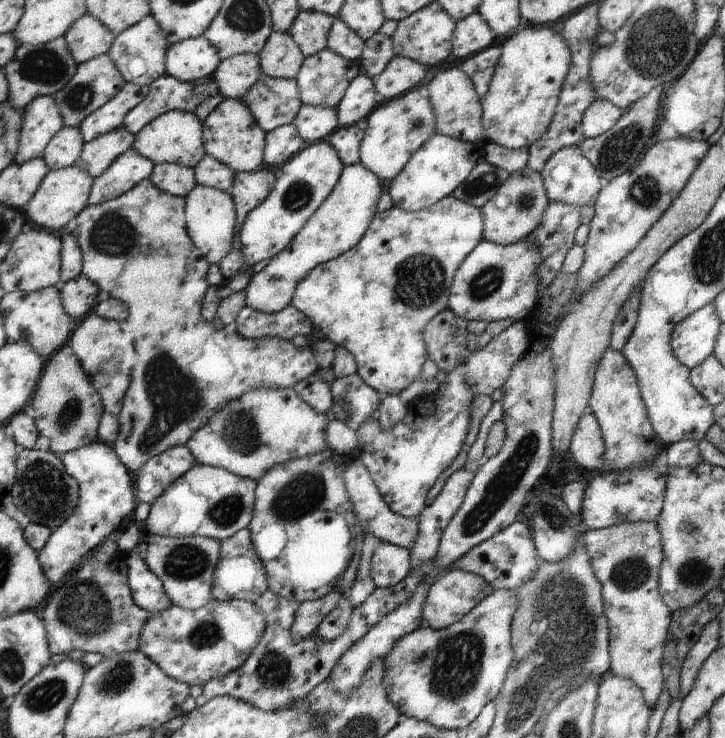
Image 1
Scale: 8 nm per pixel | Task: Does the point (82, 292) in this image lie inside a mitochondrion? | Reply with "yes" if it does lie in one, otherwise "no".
no

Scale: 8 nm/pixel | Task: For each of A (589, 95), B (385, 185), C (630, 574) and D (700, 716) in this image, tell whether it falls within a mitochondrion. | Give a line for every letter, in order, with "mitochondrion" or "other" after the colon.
A: other
B: other
C: mitochondrion
D: other

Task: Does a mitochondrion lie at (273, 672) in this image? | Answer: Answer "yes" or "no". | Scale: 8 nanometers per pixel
yes

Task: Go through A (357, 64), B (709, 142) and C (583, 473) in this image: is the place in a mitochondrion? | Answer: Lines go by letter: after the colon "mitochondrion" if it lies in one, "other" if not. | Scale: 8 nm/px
A: other
B: other
C: other

